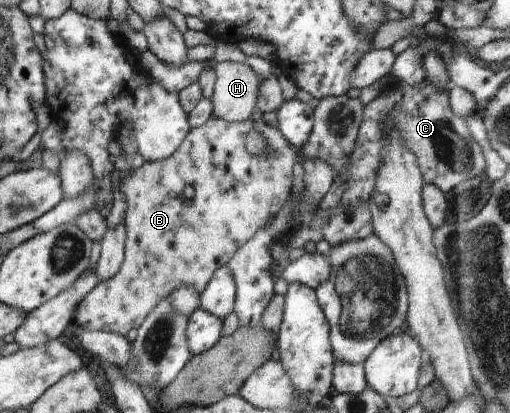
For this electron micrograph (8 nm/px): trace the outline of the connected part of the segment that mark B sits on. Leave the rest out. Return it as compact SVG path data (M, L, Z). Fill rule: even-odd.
M261 109L255 110L253 115L242 122L228 122L223 118L212 115L202 126L190 128L190 133L183 140L181 147L163 161L146 161L139 169L131 169L133 173L126 179L121 181L120 190L126 195L127 209L124 219L126 225L126 240L124 243L124 260L122 261L120 270L108 280L101 280L93 291L86 293L85 297L78 303L76 307L76 315L73 319L73 327L79 331L85 332L111 332L122 336L127 335L131 329L139 329L146 317L154 311L155 307L161 303L162 299L171 296L173 292L179 288L191 288L198 294L206 289L206 285L213 279L213 275L219 268L230 263L233 254L245 245L253 235L263 229L272 215L283 207L286 199L291 196L291 185L293 185L293 165L297 161L301 161L303 155L301 149L292 146L290 142L283 137L281 130L275 125L271 125L271 121L267 121L267 112ZM250 131L258 131L265 138L265 151L260 155L253 155L245 145L245 138Z

